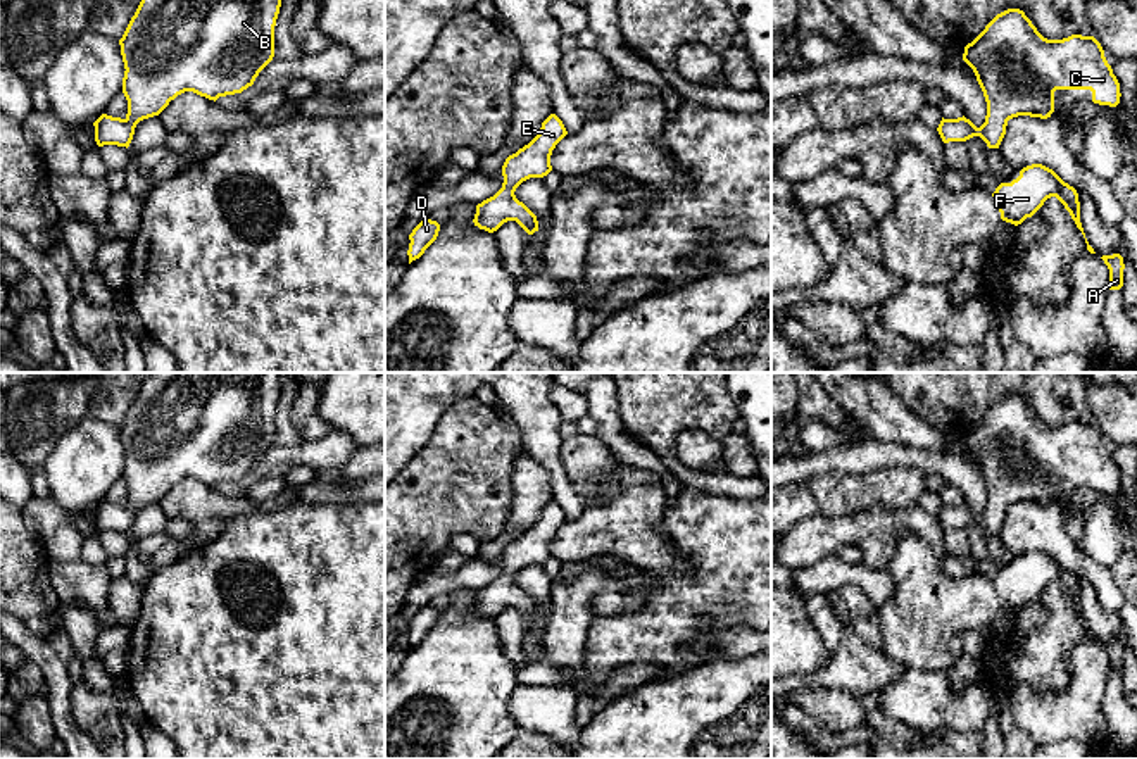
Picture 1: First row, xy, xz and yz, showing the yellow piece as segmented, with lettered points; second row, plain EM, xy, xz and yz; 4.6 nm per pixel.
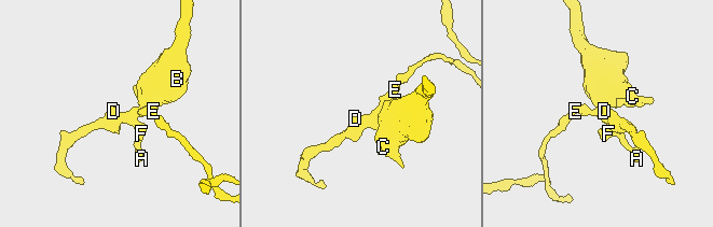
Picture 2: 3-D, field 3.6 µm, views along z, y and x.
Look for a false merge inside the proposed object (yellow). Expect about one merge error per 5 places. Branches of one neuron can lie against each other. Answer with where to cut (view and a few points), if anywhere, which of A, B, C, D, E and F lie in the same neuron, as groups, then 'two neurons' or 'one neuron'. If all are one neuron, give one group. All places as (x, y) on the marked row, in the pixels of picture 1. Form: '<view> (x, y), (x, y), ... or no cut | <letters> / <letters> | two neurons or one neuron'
no cut | A B C D E F | one neuron

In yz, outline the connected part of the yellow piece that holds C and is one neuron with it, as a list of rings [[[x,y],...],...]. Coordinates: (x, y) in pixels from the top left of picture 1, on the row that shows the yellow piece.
[[[1020,9],[997,14],[964,47],[963,60],[983,91],[987,116],[980,128],[964,116],[942,117],[937,131],[944,143],[980,136],[999,148],[1009,119],[1051,117],[1056,90],[1090,90],[1094,104],[1120,104],[1120,83],[1094,36],[1047,40]]]

